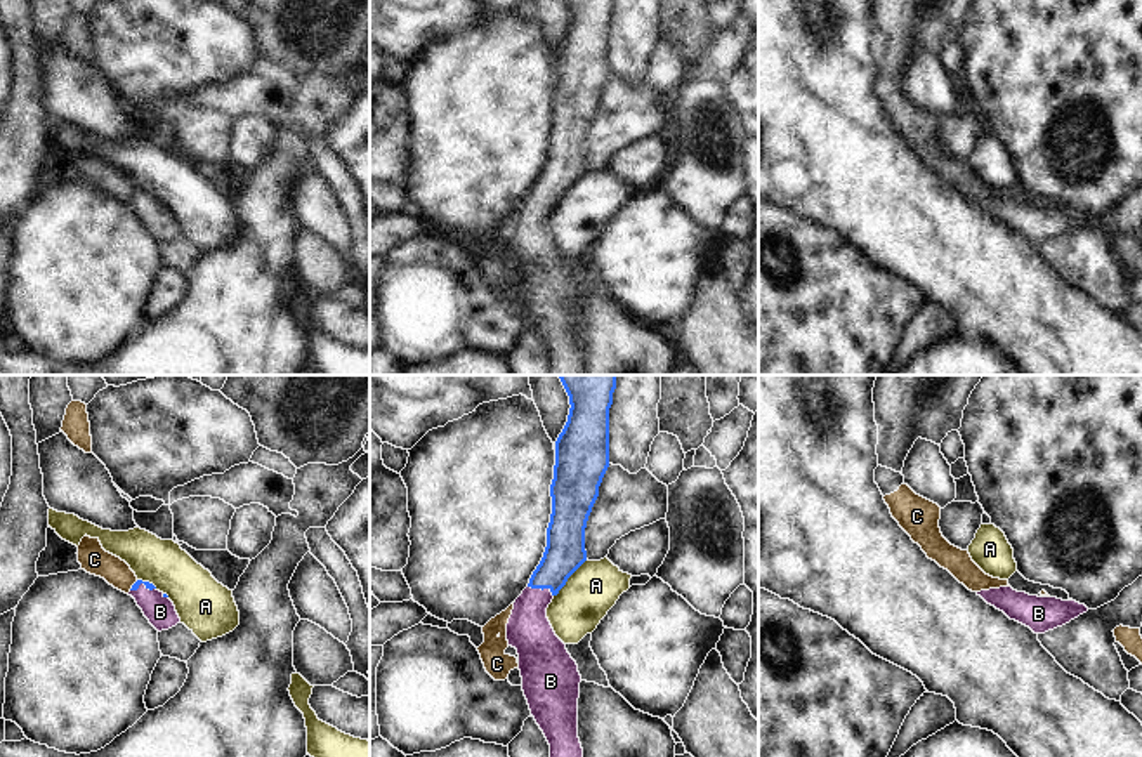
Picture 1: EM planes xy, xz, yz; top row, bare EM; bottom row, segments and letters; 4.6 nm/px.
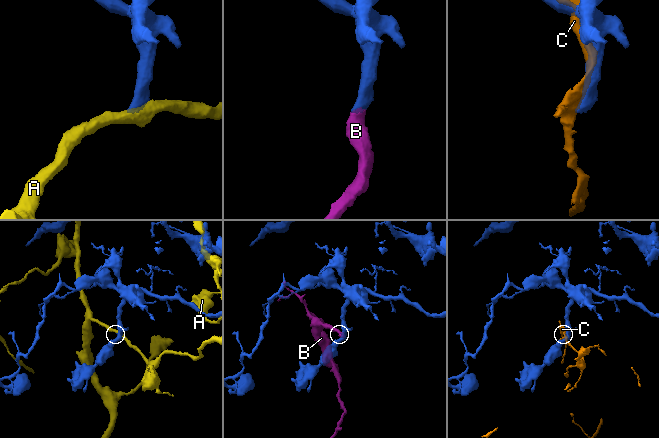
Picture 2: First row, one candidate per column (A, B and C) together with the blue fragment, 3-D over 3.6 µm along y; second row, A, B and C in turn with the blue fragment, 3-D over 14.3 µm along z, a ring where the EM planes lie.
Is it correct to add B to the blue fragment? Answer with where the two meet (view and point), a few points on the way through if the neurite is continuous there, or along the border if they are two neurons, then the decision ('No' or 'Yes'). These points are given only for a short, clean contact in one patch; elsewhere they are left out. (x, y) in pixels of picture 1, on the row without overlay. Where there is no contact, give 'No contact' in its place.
Touches blue at xz (542, 200). Path across: xz (564, 164), (542, 200), (530, 219), (528, 242). Yes

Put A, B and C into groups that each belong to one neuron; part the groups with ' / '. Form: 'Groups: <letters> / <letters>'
Groups: A / B / C

